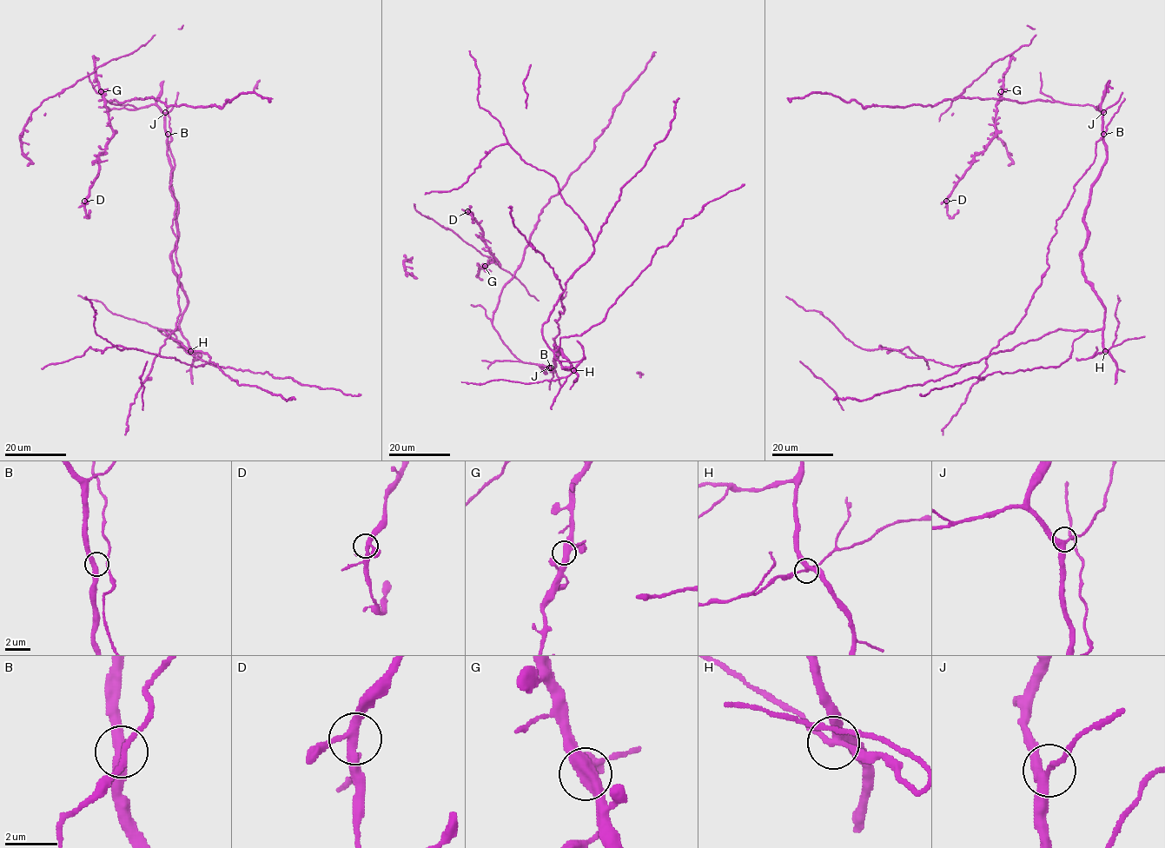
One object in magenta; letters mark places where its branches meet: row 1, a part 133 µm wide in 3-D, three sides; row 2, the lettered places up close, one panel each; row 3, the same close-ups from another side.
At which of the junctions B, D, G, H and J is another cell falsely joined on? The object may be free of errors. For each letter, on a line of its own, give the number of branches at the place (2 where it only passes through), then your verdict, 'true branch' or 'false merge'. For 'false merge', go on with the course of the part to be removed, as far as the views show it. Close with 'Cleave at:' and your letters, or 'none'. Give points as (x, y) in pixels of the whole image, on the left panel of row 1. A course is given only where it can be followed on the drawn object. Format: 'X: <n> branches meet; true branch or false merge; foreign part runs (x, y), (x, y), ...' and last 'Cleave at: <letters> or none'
B: 4 branches meet; true branch
D: 4 branches meet; true branch
G: 4 branches meet; true branch
H: 4 branches meet; false merge; foreign part runs (190, 352), (157, 328), (115, 314), (100, 301), (78, 295)
J: 3 branches meet; true branch
Cleave at: H

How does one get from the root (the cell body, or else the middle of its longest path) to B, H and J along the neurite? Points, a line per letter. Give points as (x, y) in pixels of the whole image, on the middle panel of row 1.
B: (561, 352), (560, 348), (551, 372), (551, 367)
H: (561, 352), (570, 363), (568, 369), (563, 368), (572, 367), (573, 370)
J: (561, 352), (560, 348), (551, 372), (549, 367)

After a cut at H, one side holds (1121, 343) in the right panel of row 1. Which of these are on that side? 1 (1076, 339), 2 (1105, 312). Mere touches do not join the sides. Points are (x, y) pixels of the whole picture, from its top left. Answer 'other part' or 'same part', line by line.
1: other part
2: other part

